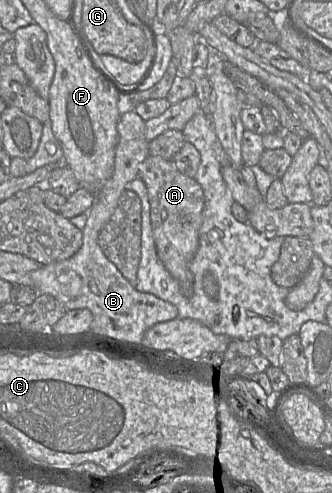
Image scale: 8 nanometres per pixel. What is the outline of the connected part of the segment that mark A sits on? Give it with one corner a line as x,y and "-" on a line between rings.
149,155
139,165
138,177
144,181
148,191
157,255
178,282
181,292
190,297
194,286
190,262
199,245
199,230
205,205
204,191
195,179
183,175
171,161
159,156

